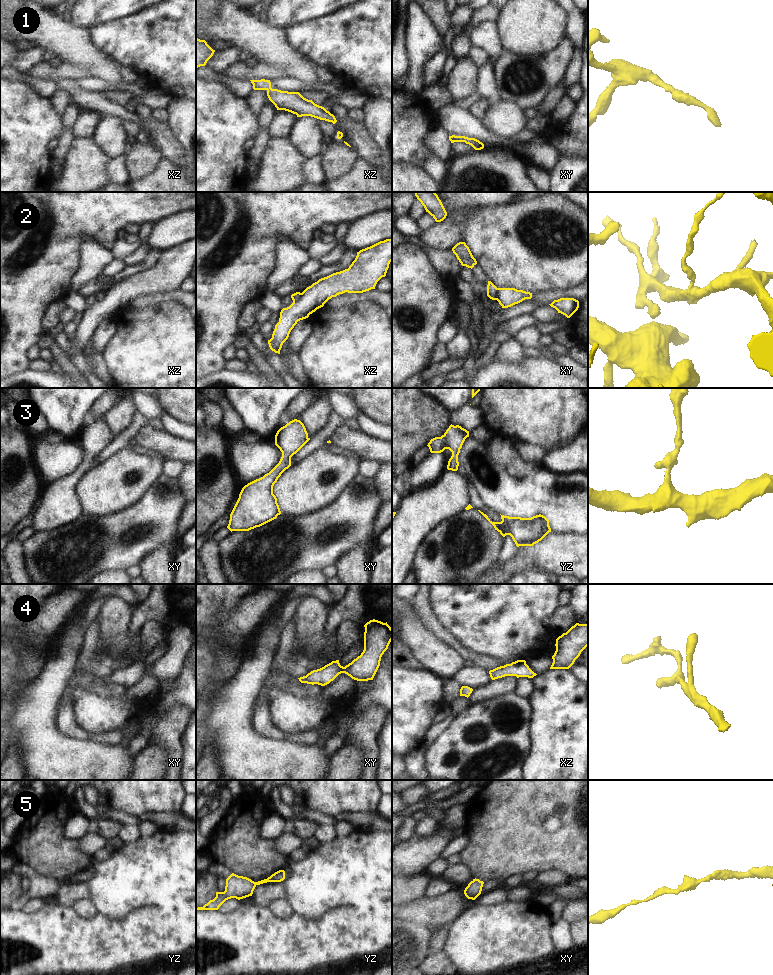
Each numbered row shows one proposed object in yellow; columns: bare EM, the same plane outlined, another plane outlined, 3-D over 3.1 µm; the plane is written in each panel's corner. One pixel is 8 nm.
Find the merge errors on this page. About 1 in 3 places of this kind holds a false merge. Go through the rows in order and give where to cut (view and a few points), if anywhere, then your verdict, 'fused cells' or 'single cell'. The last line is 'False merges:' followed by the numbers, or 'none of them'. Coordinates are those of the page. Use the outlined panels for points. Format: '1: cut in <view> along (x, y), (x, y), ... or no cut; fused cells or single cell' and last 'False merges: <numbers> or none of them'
1: no cut; single cell
2: cut in xz along (301, 293), (301, 296), (293, 301); fused cells
3: no cut; single cell
4: no cut; single cell
5: no cut; single cell
False merges: 2

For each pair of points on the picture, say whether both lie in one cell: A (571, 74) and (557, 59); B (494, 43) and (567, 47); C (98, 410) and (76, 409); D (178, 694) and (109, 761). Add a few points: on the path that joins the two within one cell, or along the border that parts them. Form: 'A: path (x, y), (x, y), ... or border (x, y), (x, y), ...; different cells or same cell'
A: border (575, 50), (564, 77), (553, 88); different cells
B: border (503, 51), (495, 59); different cells
C: border (99, 398), (87, 412), (83, 424), (84, 427); different cells
D: border (126, 748), (126, 752), (133, 757); different cells

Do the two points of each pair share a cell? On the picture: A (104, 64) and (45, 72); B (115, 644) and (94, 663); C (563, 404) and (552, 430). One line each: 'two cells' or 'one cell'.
A: two cells
B: two cells
C: one cell

